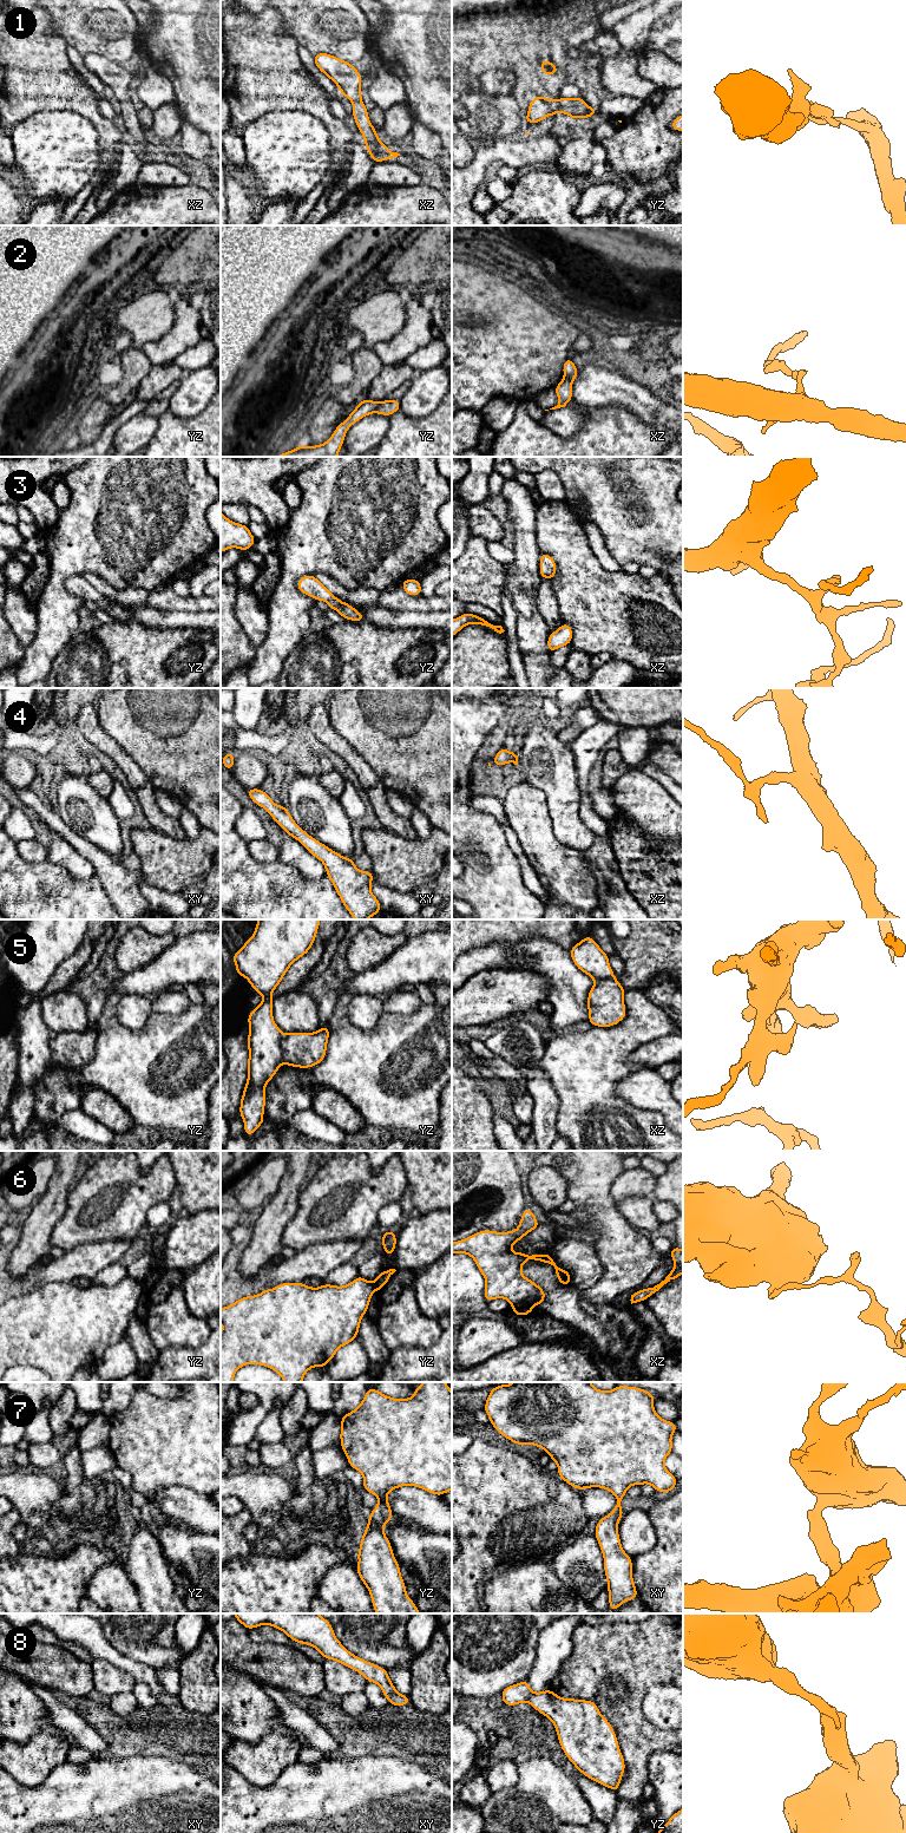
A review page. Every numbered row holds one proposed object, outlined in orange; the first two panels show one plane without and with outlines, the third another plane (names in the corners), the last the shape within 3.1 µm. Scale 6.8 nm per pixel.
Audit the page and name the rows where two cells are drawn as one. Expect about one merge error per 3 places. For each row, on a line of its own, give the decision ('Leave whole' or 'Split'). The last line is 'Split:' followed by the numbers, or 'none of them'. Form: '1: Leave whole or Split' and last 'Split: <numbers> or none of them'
1: Leave whole
2: Split
3: Leave whole
4: Leave whole
5: Split
6: Split
7: Leave whole
8: Split
Split: 2, 5, 6, 8

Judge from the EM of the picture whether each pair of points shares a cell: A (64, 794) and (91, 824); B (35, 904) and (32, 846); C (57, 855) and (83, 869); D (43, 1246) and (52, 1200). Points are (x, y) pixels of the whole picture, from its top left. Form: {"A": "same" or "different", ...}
{"A": "same", "B": "different", "C": "same", "D": "same"}

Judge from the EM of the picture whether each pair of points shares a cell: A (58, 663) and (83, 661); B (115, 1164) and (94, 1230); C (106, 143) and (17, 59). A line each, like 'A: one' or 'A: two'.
A: one
B: one
C: one

